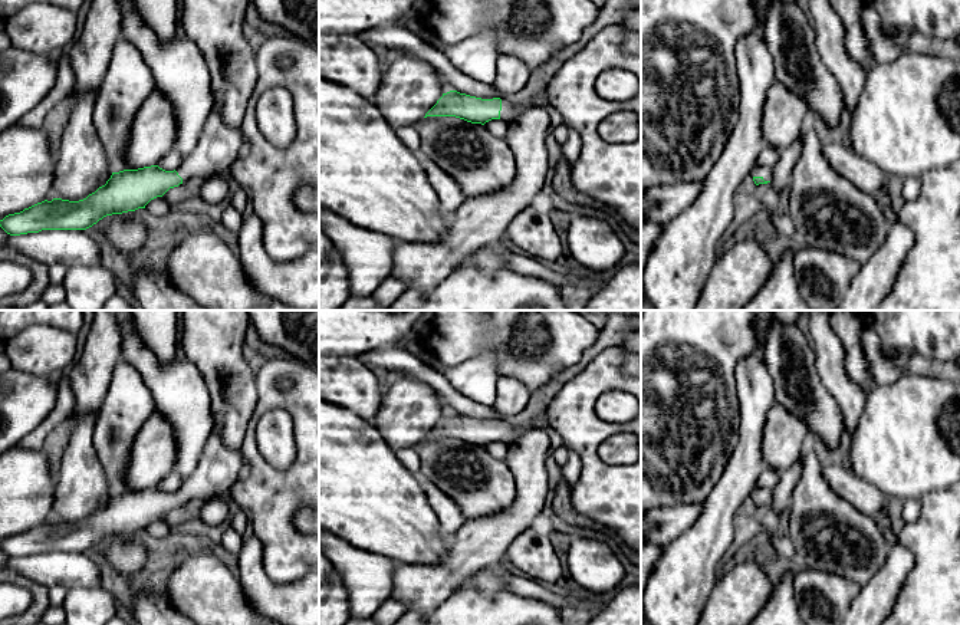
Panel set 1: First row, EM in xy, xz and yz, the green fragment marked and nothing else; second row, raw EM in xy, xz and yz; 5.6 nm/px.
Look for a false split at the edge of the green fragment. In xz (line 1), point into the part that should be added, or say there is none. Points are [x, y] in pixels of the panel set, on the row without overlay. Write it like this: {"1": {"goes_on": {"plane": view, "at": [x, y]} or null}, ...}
{"1": {"goes_on": {"plane": "xz", "at": [509, 434]}}}

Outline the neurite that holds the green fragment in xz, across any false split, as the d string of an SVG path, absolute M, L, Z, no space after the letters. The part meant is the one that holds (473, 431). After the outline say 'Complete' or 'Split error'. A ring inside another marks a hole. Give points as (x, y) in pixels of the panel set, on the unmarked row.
M450 412L443 415L437 425L425 435L427 438L456 438L471 445L481 445L491 441L514 443L525 431L535 427L549 428L546 414L540 412L525 425L512 425L506 421L481 421Z. Split error

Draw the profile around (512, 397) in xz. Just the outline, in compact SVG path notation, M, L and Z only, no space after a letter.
M500 376L493 409L503 417L522 412L529 404L532 392L513 376Z

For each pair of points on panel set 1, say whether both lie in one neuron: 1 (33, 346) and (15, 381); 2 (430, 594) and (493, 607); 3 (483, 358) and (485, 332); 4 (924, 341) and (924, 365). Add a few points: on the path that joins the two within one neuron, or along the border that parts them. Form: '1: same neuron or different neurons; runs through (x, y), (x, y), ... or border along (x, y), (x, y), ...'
1: different neurons; border along (15, 368), (46, 377)
2: different neurons; border along (457, 589), (433, 609)
3: different neurons; border along (490, 345), (479, 349), (454, 367)
4: different neurons; border along (907, 352), (916, 352), (929, 359), (944, 362)

